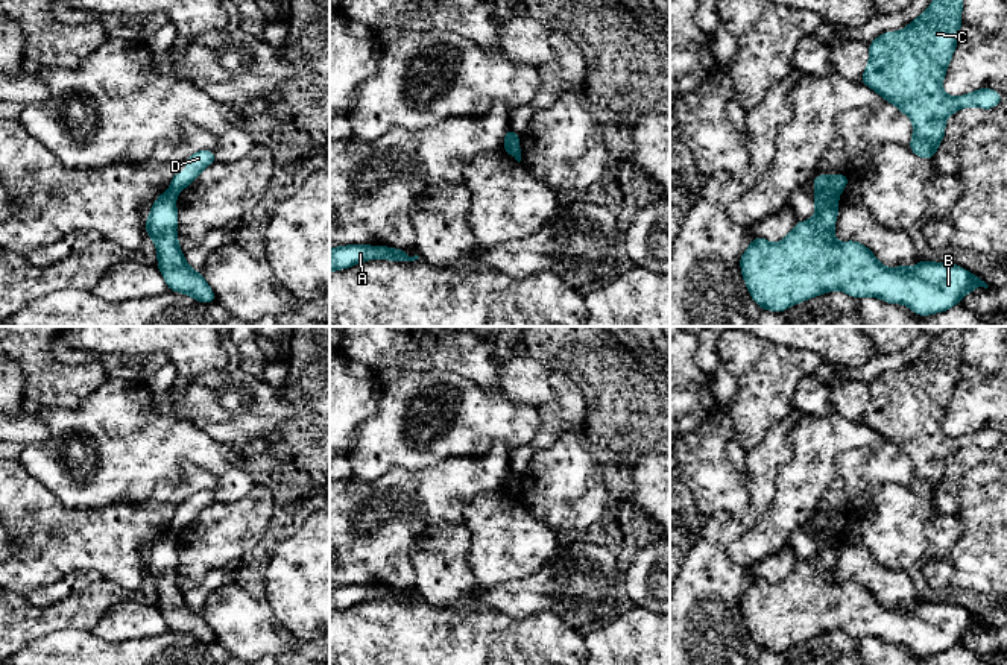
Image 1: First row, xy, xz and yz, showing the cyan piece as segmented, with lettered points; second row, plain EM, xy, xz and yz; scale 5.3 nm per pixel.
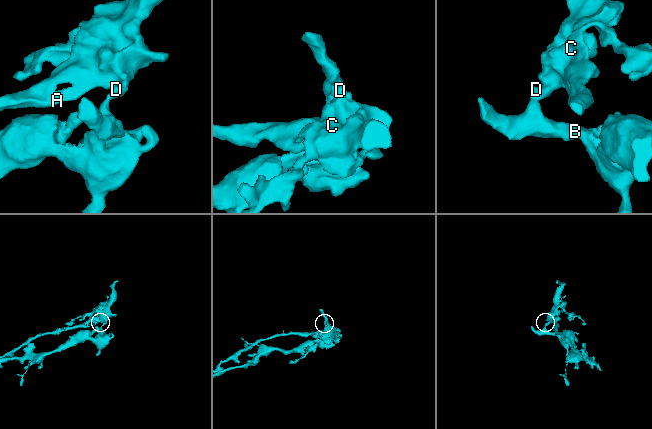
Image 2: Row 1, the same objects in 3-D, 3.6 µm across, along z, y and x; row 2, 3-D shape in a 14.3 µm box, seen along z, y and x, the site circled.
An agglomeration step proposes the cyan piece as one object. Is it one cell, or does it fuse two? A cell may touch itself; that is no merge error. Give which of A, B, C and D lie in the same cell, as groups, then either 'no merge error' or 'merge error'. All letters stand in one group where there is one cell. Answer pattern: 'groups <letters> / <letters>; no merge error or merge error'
groups A C D / B; merge error

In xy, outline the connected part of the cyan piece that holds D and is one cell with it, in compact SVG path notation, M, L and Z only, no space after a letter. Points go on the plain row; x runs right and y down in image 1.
M213 490L194 492L185 501L187 512L175 513L169 530L178 534L187 525L190 525L205 507L208 507L213 503L216 503L216 495Z

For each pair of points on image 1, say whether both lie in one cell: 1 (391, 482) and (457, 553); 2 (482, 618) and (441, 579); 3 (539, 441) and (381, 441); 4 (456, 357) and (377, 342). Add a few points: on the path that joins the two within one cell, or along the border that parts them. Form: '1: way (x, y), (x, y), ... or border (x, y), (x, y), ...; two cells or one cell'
1: border (464, 521), (430, 526), (415, 541), (409, 553); two cells
2: border (479, 601), (454, 606), (430, 603); two cells
3: border (538, 409), (536, 434), (529, 442), (509, 451); two cells
4: way (436, 349), (418, 349), (410, 342), (397, 342); one cell

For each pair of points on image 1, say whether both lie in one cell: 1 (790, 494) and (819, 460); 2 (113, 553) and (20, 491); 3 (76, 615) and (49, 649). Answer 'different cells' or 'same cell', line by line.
1: same cell
2: same cell
3: different cells

